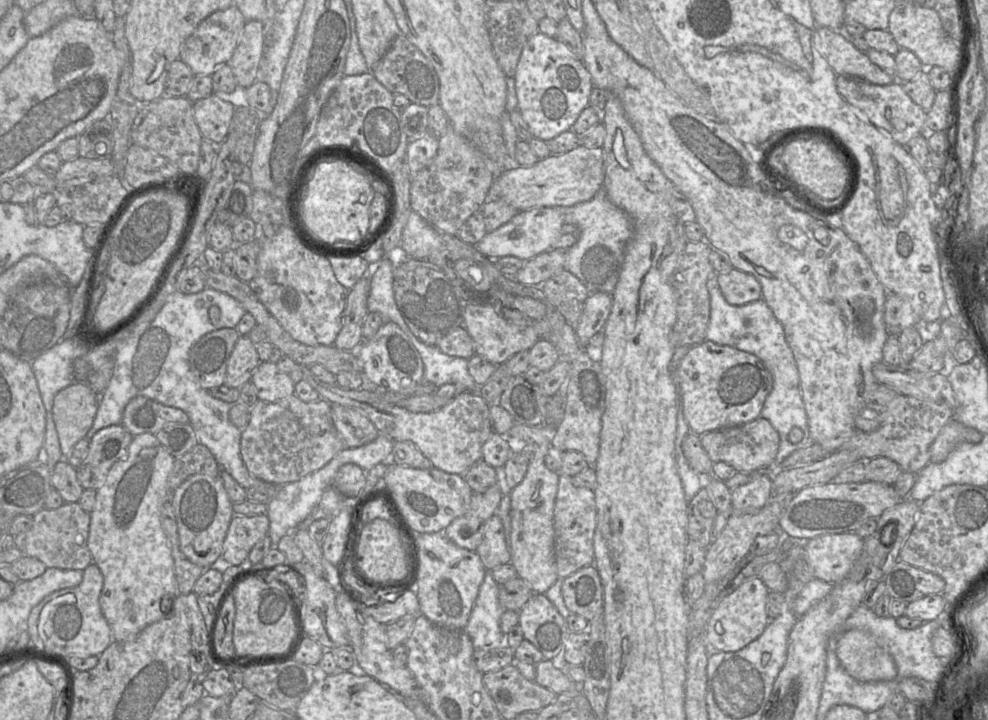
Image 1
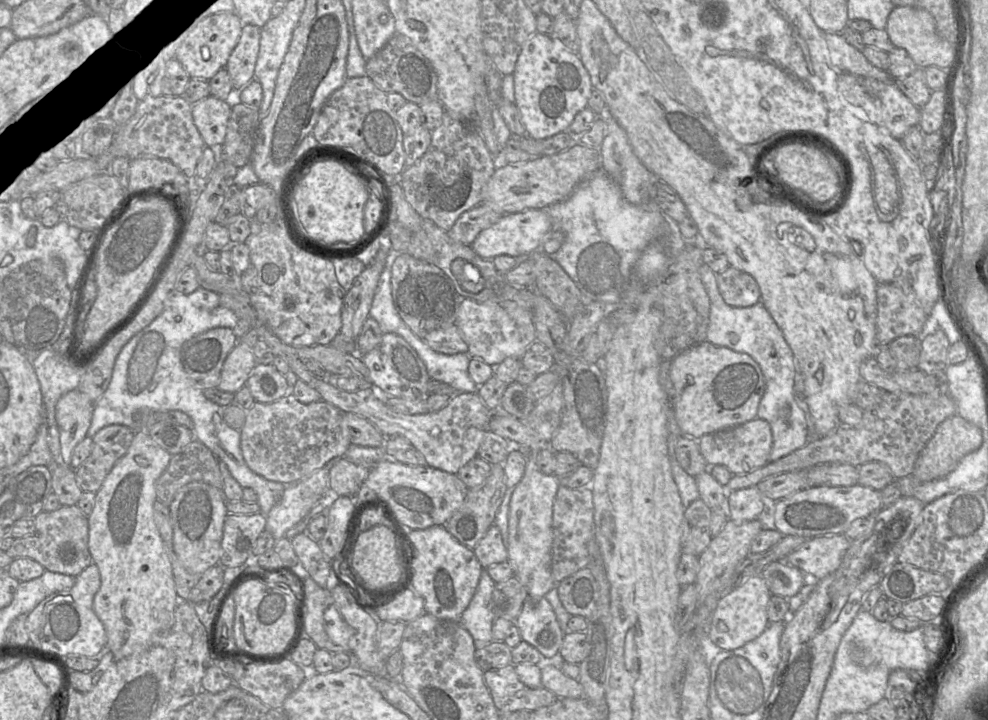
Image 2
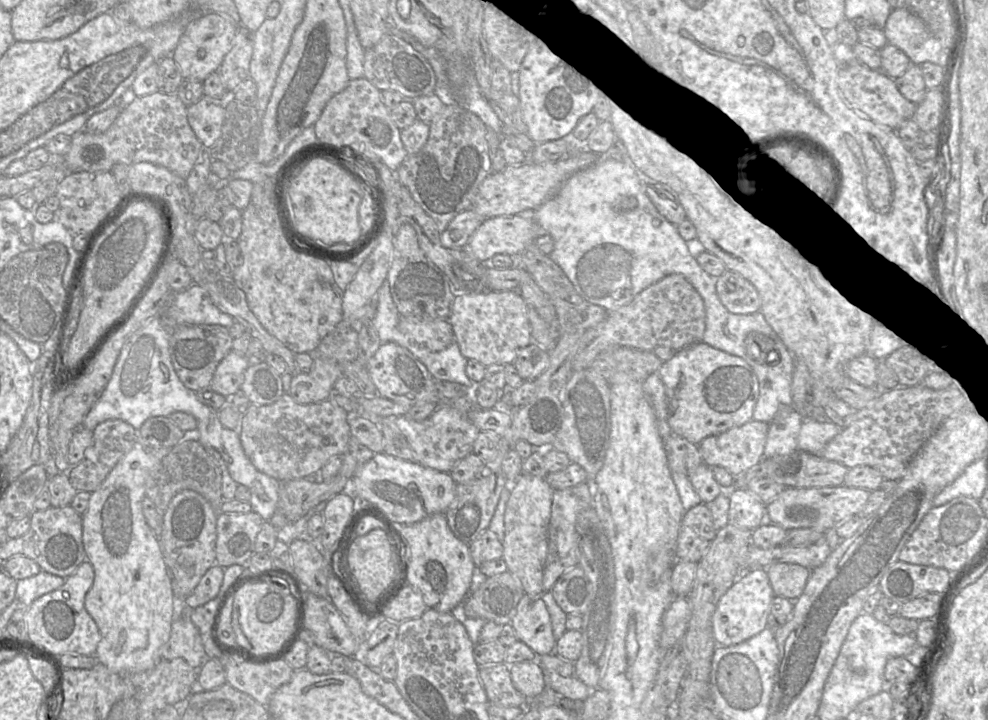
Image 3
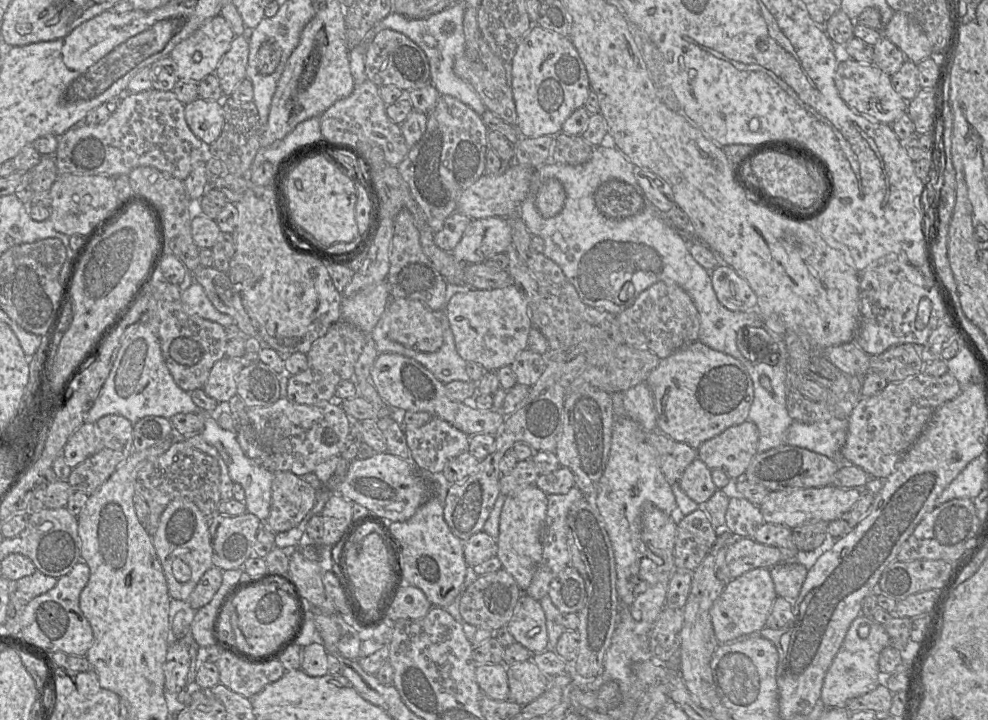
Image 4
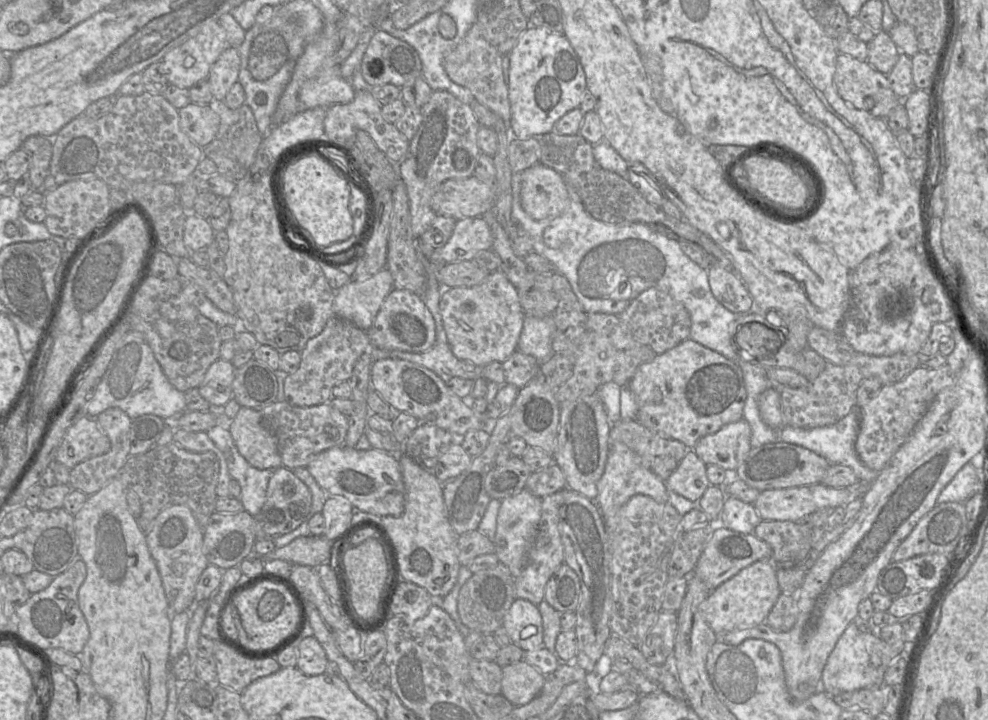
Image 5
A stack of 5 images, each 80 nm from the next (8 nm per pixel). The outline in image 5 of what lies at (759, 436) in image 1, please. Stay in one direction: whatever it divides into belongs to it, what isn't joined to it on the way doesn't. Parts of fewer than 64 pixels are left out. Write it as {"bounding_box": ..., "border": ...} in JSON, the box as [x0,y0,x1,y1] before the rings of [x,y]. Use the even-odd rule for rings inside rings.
{"bounding_box":[693,419,752,471],"border":[[[741,419],[702,437],[693,451],[706,465],[716,465],[724,471],[735,471],[752,448],[750,439],[751,427]]]}

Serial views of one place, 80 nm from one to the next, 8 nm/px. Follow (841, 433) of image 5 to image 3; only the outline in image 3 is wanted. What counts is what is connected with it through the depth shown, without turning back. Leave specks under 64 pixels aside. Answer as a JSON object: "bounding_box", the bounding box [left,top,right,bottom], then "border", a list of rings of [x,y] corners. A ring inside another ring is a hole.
{"bounding_box":[797,419,842,455],"border":[[[803,419],[797,439],[797,449],[820,455],[823,448],[840,433],[842,428],[831,422]]]}

